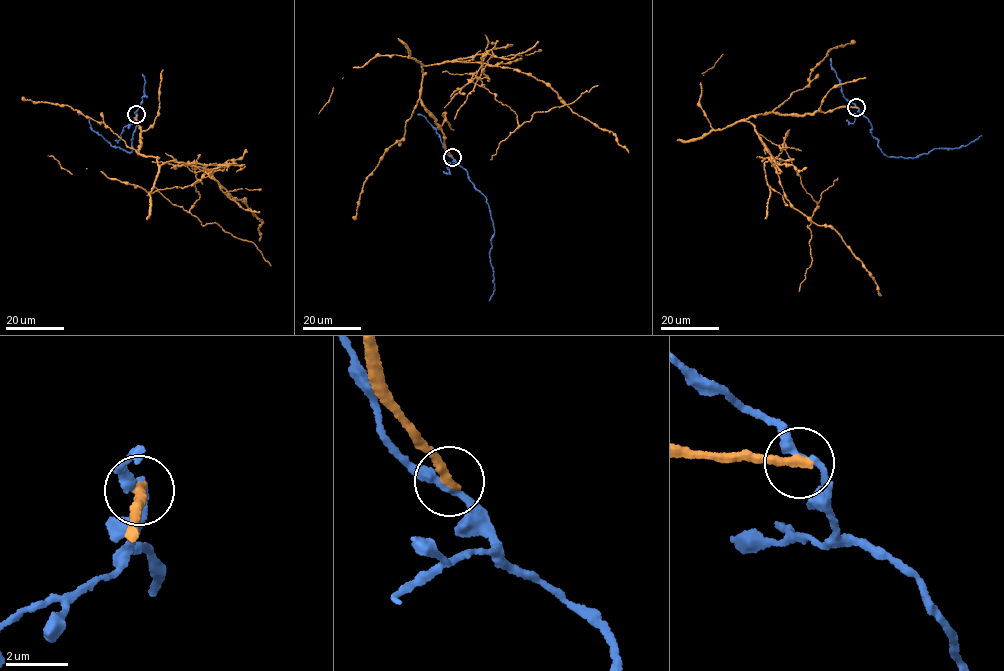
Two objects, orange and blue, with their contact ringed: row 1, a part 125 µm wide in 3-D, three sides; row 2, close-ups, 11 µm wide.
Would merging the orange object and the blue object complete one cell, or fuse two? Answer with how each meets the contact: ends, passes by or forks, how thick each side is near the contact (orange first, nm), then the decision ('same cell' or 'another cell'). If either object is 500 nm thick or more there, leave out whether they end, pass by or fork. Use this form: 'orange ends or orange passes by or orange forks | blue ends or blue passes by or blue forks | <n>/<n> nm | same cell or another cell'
orange ends | blue passes by | 340/280 nm | another cell

